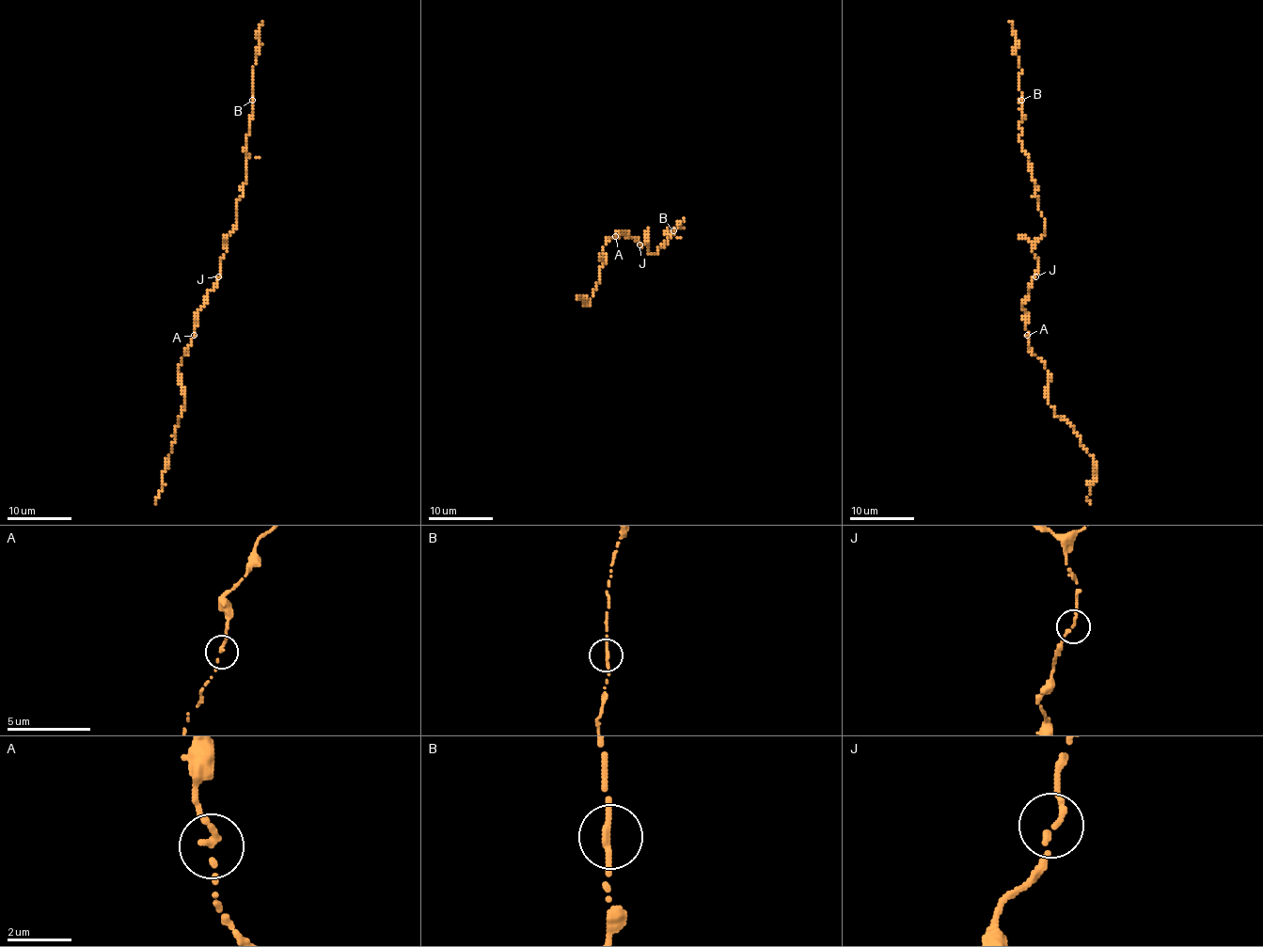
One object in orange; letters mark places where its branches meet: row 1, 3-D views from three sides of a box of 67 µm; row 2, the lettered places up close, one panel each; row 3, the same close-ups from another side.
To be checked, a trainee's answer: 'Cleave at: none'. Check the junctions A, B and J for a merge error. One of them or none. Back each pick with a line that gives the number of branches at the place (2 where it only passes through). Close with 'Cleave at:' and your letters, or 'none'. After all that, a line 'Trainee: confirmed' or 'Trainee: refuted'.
Cleave at: none
Trainee: confirmed

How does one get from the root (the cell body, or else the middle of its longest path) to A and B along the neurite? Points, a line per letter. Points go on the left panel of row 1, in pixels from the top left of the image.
A: (219, 276), (203, 306), (196, 314), (194, 335)
B: (219, 276), (226, 238), (236, 227), (237, 200), (244, 194), (241, 187), (247, 176), (245, 139), (252, 100)

